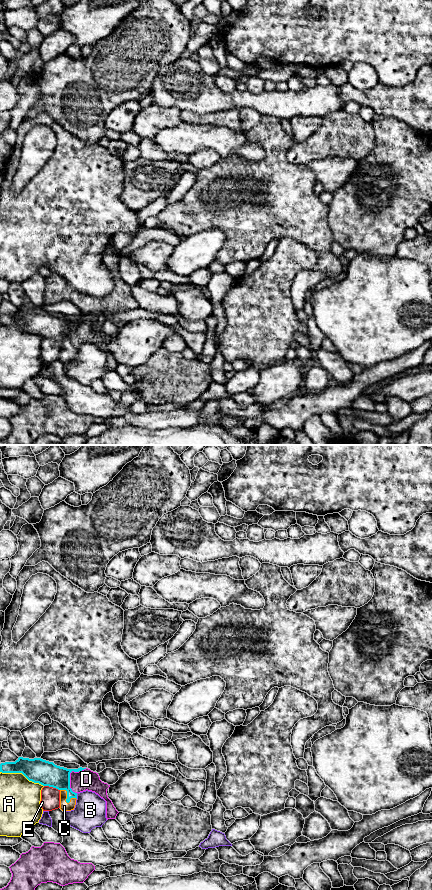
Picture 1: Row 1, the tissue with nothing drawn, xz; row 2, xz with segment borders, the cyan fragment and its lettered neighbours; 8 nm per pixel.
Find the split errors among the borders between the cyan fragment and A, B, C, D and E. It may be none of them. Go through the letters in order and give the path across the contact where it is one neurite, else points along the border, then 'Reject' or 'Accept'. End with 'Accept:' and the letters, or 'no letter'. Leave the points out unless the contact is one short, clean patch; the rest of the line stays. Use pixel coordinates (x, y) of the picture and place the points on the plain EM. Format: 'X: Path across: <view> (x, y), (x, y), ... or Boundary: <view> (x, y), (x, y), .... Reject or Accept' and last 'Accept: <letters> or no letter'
A: Reject
B: Reject
C: Path across: xz (48, 326), (66, 343), (66, 351), (64, 358). Accept
D: Boundary: xz (86, 320), (70, 325), (70, 340), (75, 345). Reject
E: Reject
Accept: C

